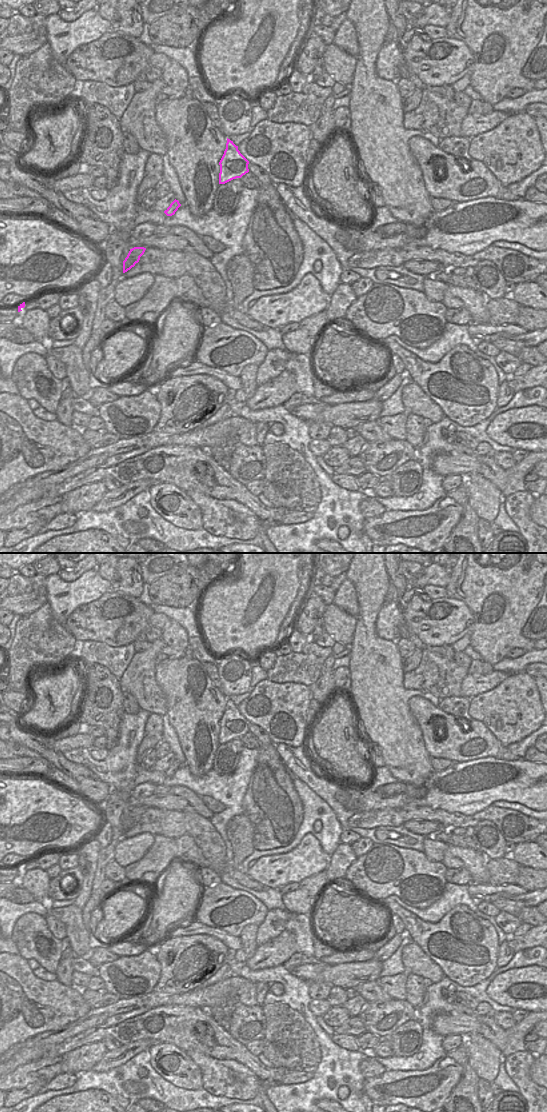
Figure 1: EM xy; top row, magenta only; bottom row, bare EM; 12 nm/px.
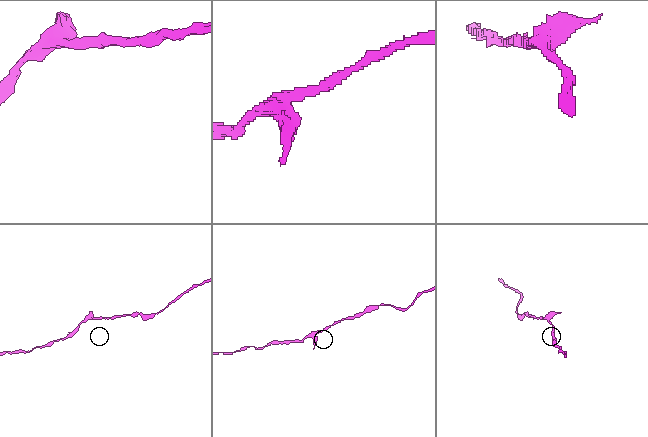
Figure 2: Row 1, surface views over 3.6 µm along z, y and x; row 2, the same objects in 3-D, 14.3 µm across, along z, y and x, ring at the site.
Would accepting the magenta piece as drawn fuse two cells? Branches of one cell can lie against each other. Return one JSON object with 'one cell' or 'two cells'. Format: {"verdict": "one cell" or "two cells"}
{"verdict": "one cell"}

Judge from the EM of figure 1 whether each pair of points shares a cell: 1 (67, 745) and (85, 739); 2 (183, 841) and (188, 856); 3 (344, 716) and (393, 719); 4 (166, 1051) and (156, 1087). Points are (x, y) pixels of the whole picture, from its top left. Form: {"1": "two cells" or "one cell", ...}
{"1": "one cell", "2": "one cell", "3": "two cells", "4": "two cells"}

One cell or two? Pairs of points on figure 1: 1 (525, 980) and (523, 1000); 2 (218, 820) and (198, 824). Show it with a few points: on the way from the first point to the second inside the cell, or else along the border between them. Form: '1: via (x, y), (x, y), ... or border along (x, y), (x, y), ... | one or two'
1: via (516, 982), (513, 983), (515, 986), (514, 998) | one
2: border along (209, 819), (223, 841) | two

